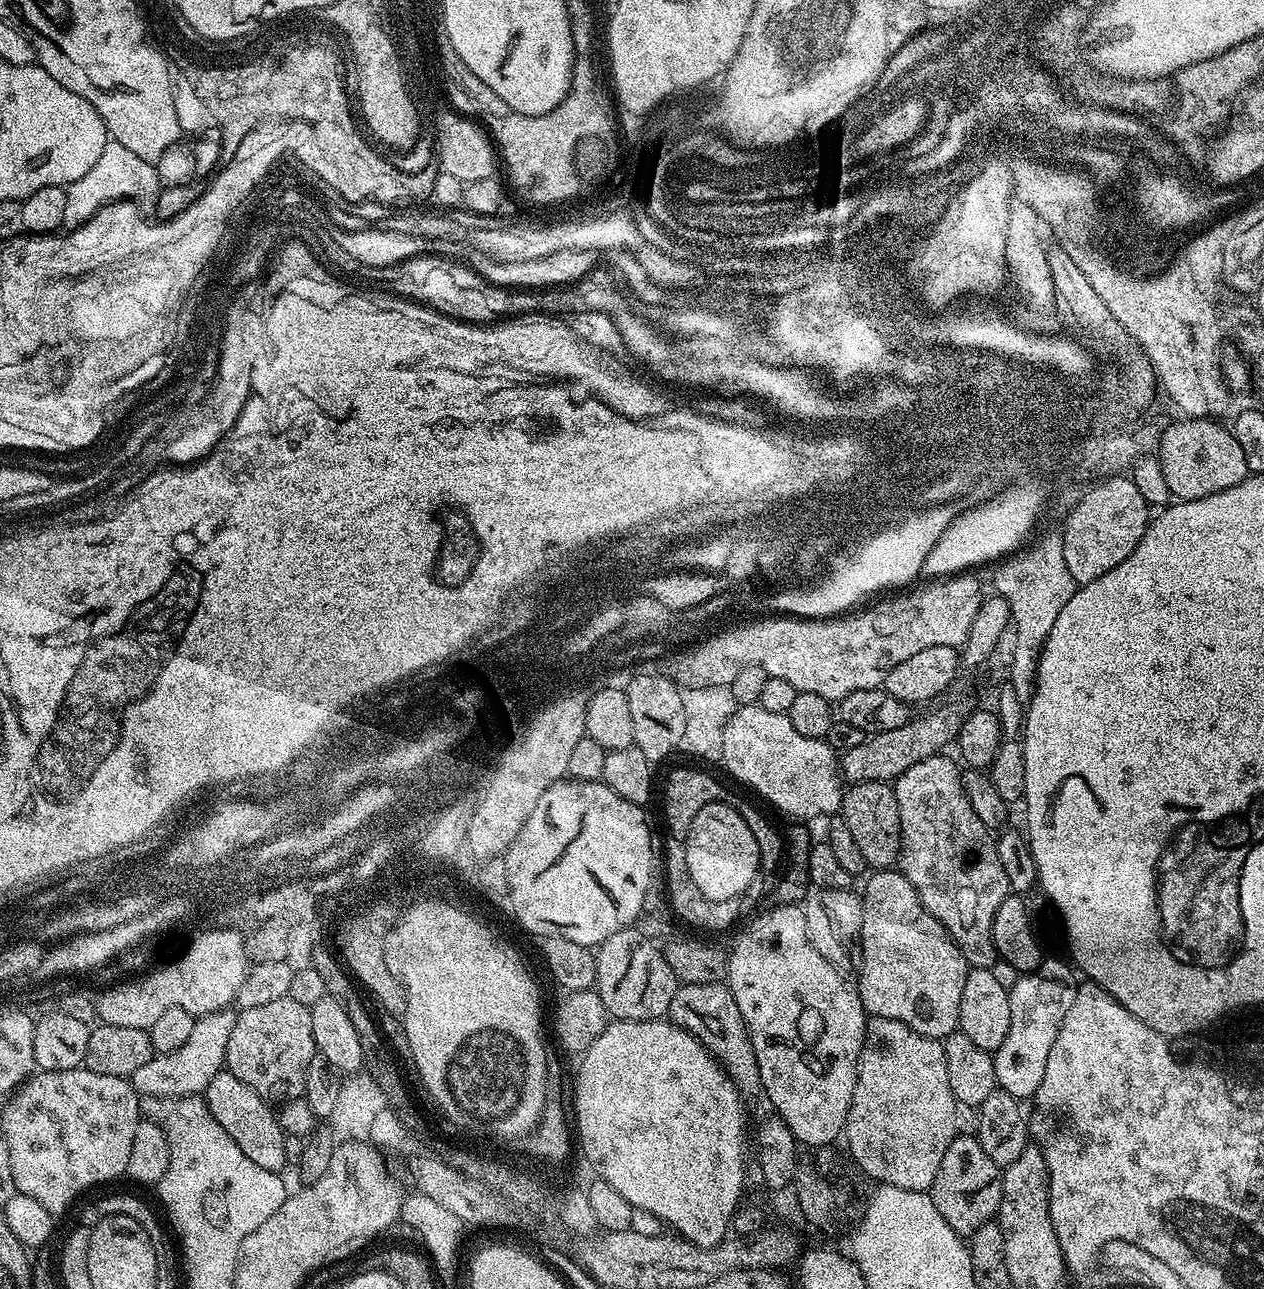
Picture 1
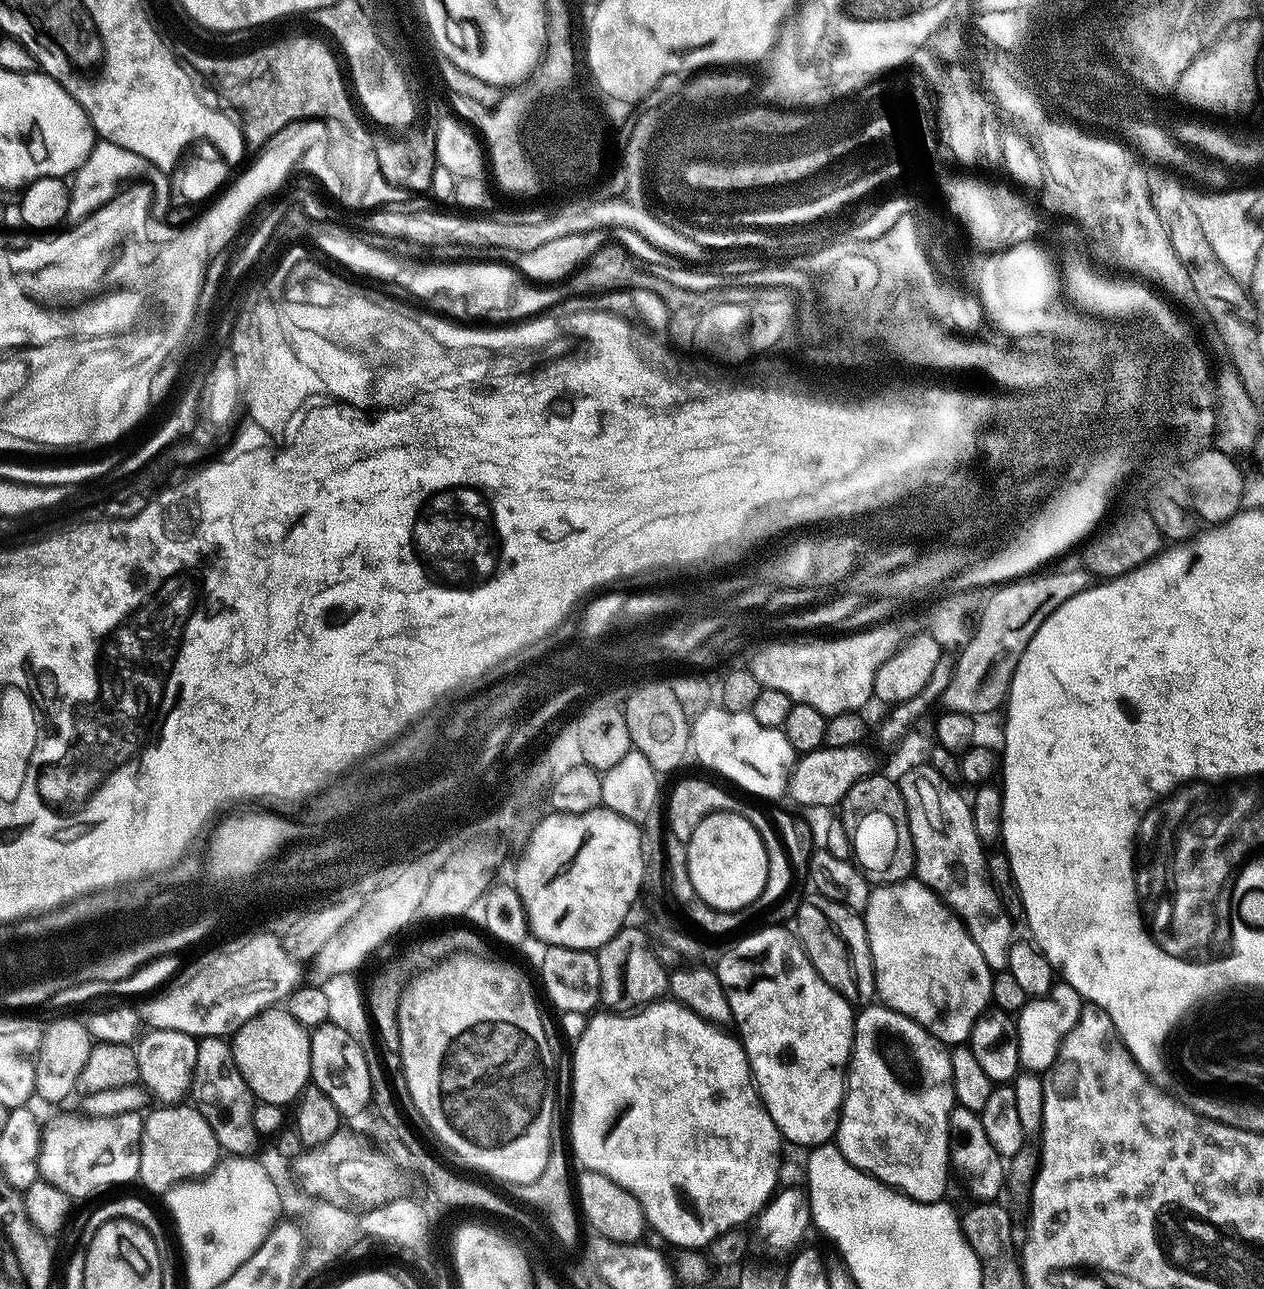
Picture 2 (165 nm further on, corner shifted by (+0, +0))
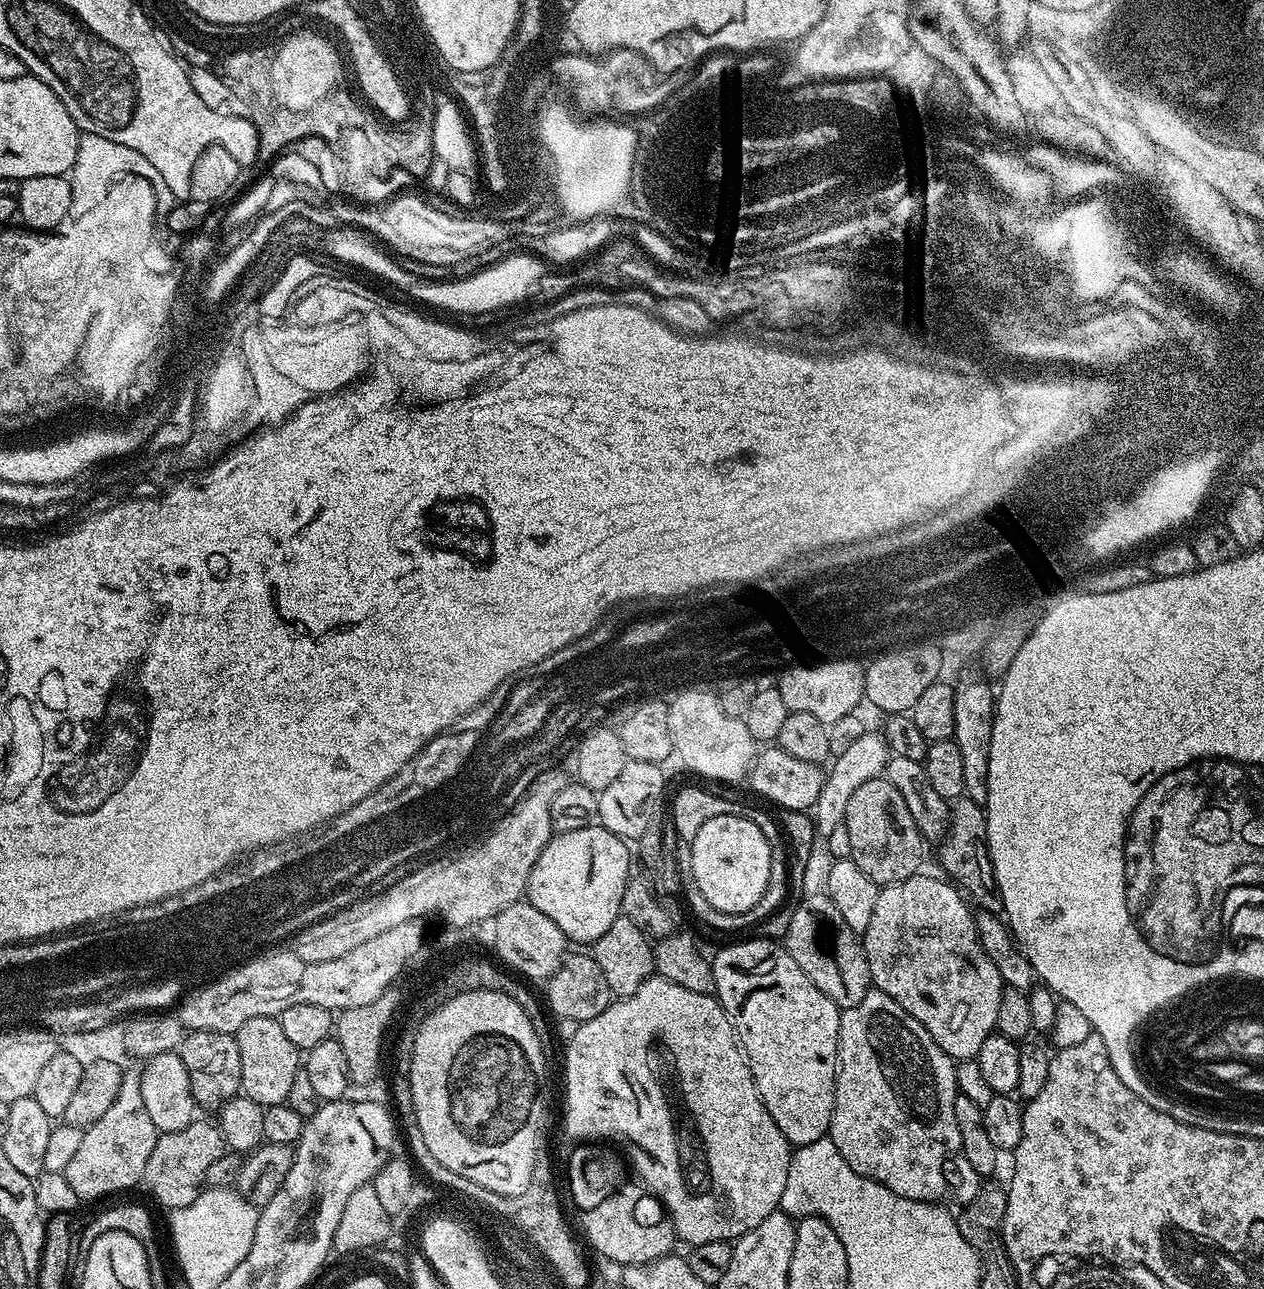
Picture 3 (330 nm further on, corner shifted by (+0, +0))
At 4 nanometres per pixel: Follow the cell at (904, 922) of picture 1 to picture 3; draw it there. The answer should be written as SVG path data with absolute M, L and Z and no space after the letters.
M917 874L897 884L886 884L881 887L878 902L874 904L874 915L870 918L870 926L862 933L864 956L868 959L868 972L872 975L873 982L876 983L873 985L879 991L890 994L890 998L894 998L894 1002L898 1002L898 1006L902 1006L902 1010L906 1010L906 1014L918 1018L918 1022L922 1022L922 1026L926 1026L930 1038L934 1038L934 1042L938 1042L938 1046L947 1056L952 1057L953 1061L974 1060L978 1050L982 1050L982 1042L986 1042L986 1038L990 1038L996 1032L998 1004L1002 1002L1002 994L1006 985L998 974L998 966L994 966L994 962L985 954L984 947L980 944L978 929L974 923L973 909L966 903L961 889L939 875L937 875L938 877L924 875Z

